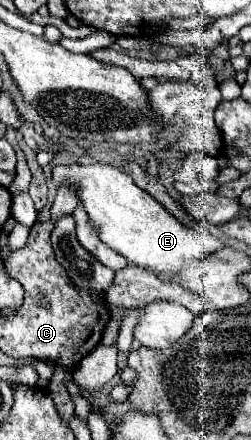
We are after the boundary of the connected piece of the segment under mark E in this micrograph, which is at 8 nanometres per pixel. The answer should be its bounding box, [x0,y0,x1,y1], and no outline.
[52,166,224,274]

